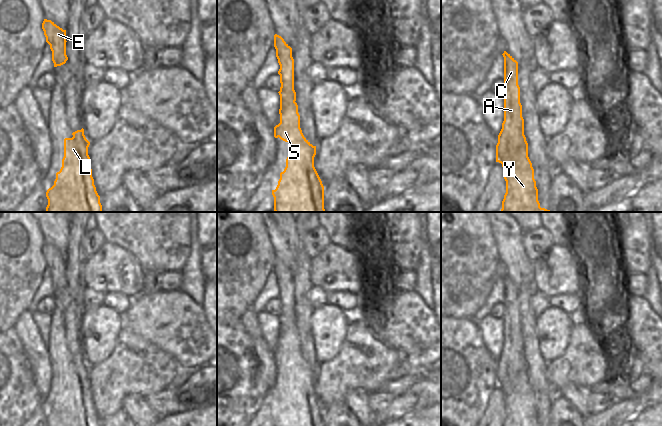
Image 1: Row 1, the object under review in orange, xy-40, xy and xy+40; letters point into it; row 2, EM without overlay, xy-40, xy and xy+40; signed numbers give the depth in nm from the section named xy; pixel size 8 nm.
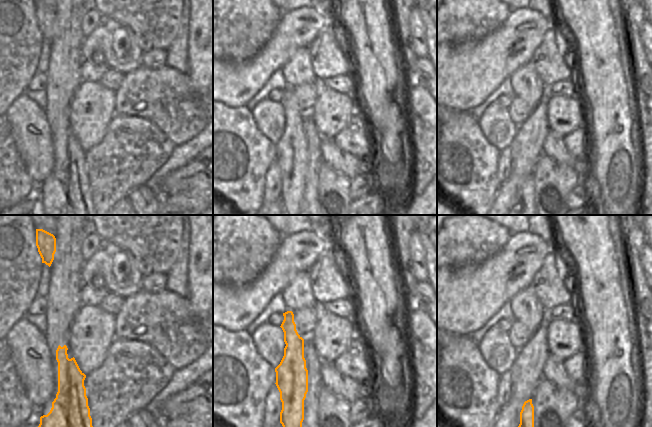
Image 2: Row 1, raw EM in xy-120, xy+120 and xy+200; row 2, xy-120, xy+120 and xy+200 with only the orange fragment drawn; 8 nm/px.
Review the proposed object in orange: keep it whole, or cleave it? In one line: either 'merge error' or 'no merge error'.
merge error

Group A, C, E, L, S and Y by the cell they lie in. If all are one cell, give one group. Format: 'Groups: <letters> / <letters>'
Groups: A C E / L S Y.

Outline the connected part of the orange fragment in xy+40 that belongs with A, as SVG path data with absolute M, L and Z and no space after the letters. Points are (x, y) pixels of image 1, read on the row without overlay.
M506 275L504 281L504 345L496 369L496 386L503 387L509 380L528 370L524 359L524 343L518 309L518 286Z

